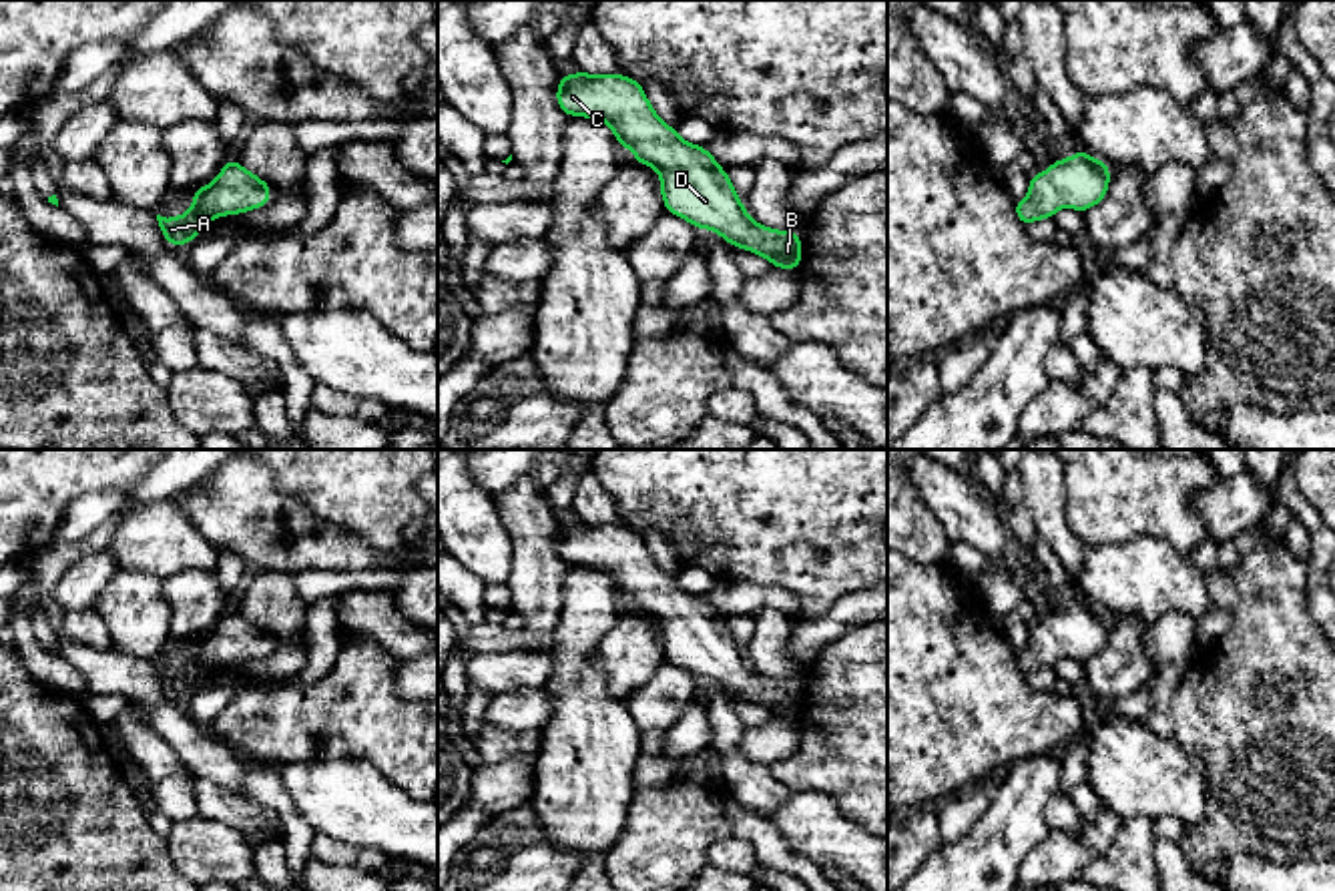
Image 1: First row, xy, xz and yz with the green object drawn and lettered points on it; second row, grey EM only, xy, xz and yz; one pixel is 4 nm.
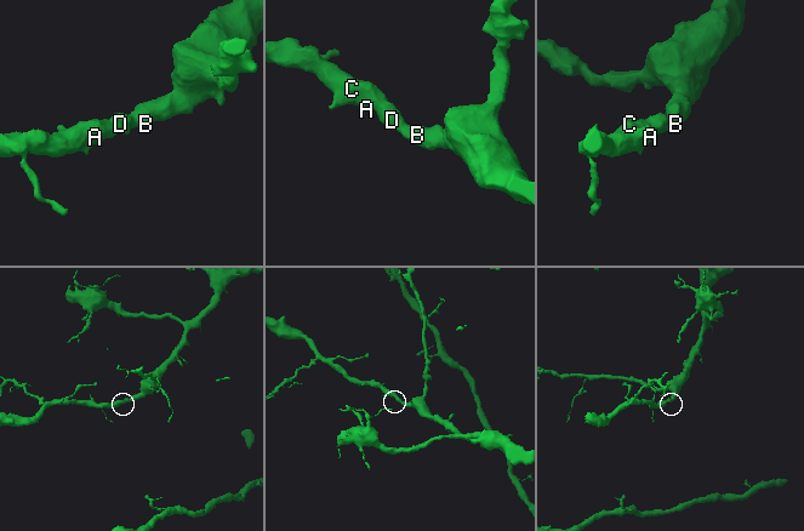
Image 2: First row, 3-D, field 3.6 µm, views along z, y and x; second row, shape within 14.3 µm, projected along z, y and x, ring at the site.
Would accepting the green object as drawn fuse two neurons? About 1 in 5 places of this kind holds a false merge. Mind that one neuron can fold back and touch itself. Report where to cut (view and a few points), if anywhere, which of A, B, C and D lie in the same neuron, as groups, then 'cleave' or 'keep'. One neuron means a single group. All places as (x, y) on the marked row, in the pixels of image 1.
cut none; groups A B C D; keep

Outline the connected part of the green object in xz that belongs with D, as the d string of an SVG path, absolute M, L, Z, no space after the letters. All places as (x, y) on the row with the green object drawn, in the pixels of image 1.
M582 70L558 76L556 104L568 116L608 124L638 165L658 171L664 211L699 231L719 233L727 245L761 255L777 269L799 269L799 231L755 223L727 171L705 146L683 140L677 128L656 114L638 80Z

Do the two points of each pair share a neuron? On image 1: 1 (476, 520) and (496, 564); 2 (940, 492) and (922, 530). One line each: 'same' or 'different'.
1: same
2: different

